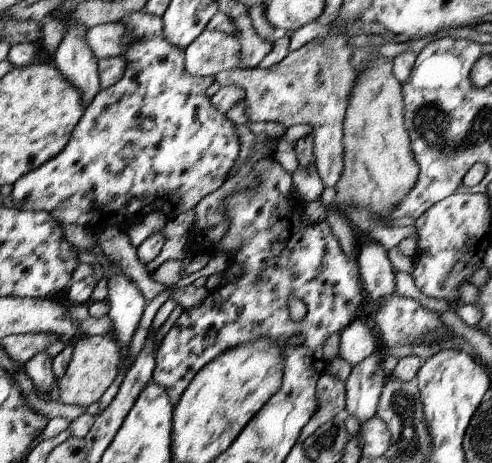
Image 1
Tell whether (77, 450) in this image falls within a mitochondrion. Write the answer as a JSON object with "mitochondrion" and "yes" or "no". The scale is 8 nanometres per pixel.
{"mitochondrion":"no"}

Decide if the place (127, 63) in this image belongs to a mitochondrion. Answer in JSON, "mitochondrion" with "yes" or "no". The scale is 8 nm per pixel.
{"mitochondrion":"no"}

